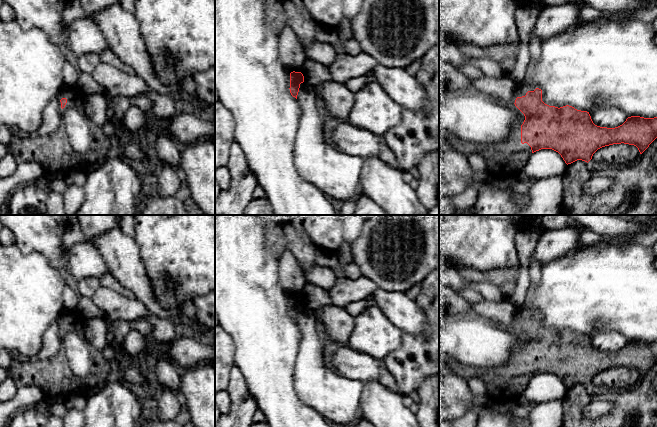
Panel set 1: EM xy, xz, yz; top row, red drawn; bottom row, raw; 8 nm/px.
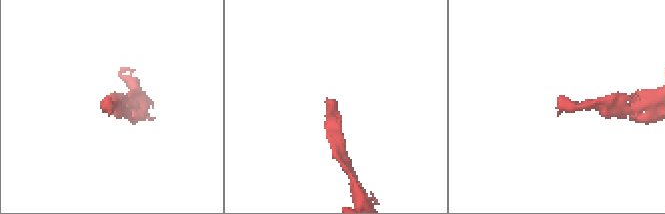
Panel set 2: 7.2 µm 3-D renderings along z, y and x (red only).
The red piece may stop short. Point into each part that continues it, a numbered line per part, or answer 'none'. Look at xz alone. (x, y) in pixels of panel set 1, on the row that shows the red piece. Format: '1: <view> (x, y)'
none

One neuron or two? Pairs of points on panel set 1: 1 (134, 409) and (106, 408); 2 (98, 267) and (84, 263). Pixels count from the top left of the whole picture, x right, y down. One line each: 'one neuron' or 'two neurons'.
1: one neuron
2: one neuron

